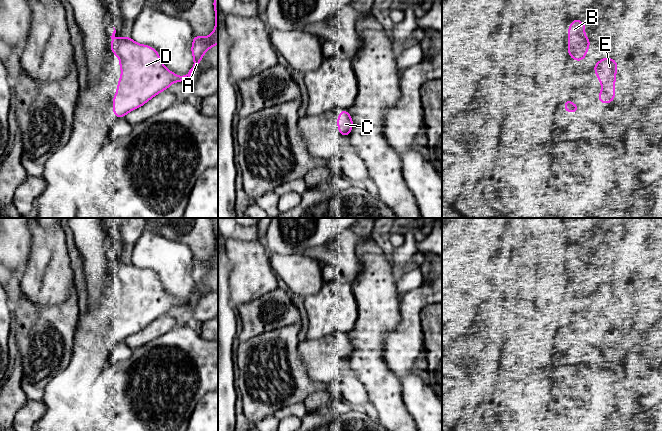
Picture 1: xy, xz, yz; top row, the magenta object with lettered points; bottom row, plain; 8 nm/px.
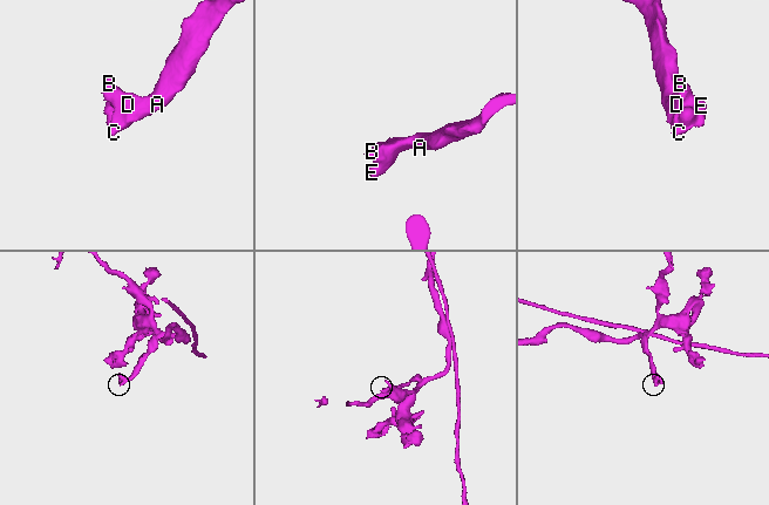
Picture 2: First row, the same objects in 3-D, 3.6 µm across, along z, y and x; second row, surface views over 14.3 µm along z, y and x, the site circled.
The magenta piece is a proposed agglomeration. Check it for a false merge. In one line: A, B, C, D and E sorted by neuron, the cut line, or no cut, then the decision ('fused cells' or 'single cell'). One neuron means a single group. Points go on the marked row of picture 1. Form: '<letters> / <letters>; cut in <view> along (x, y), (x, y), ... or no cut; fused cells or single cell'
A B C D E; no cut; single cell

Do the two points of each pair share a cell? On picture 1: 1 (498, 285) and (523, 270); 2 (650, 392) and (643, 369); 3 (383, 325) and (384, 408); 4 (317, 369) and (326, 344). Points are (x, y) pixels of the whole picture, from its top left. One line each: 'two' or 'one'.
1: two
2: one
3: one
4: one

